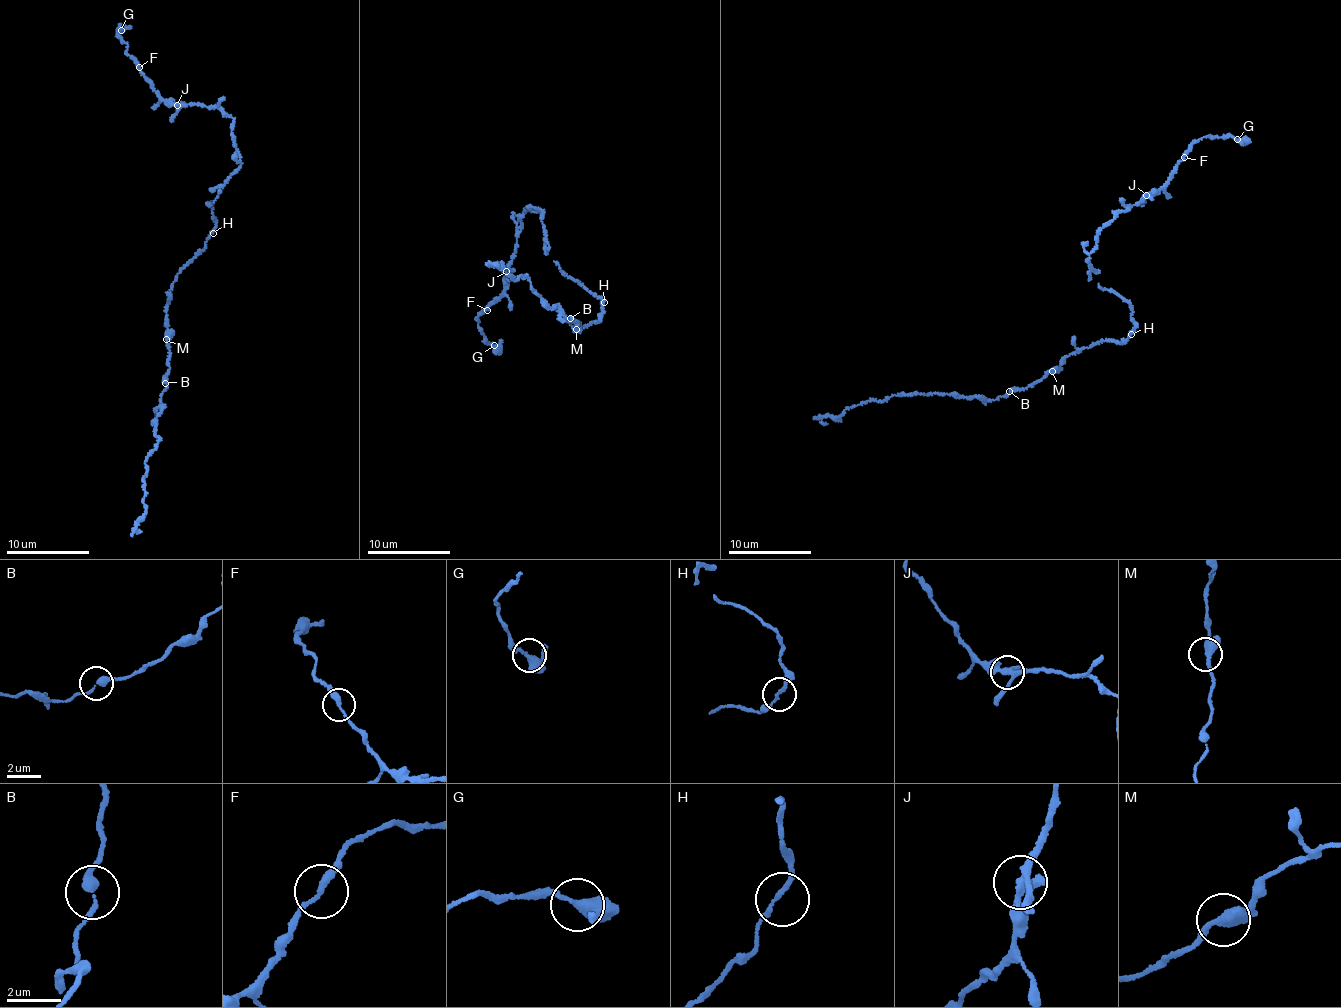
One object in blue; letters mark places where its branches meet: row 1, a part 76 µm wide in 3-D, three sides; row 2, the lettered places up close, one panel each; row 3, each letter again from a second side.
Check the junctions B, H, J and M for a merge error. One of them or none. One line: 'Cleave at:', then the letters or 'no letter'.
Cleave at: no letter

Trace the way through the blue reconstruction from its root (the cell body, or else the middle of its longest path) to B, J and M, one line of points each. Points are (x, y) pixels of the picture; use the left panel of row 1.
B: (212, 232), (199, 254), (183, 265), (171, 284), (165, 317), (171, 353), (166, 383)
J: (212, 232), (215, 219), (213, 204), (208, 204), (241, 164), (233, 120), (216, 106), (177, 104)
M: (212, 232), (199, 254), (183, 265), (171, 284), (166, 339)

